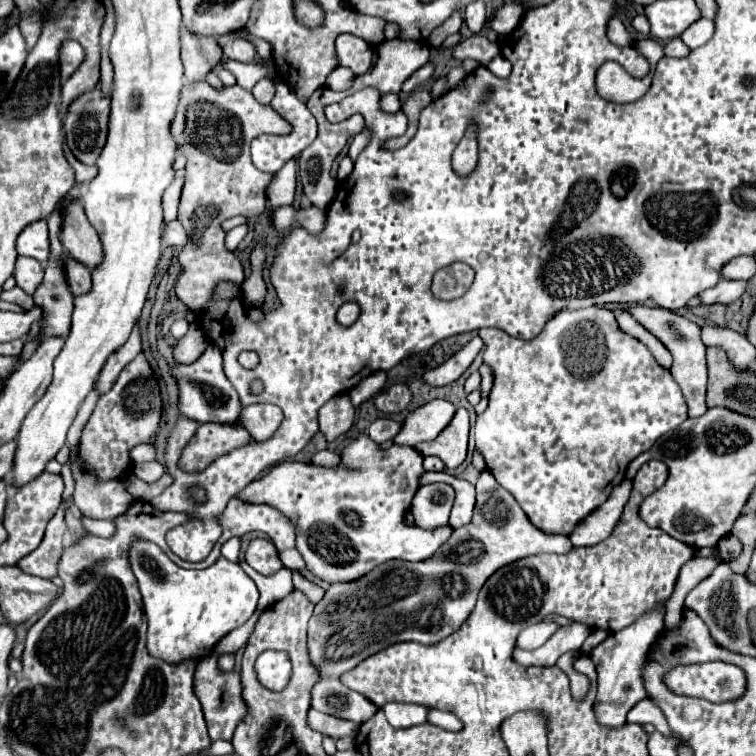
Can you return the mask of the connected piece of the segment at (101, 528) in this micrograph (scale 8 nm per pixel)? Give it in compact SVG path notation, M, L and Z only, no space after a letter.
M85 520L85 526L87 526L87 530L91 532L91 534L95 534L95 536L103 536L103 538L109 538L109 536L113 536L115 534L115 522L111 520L111 522L95 522L95 520Z

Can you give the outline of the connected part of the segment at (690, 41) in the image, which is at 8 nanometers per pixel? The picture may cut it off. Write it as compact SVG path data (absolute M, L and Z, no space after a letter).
M701 18L701 20L697 20L689 30L683 32L681 40L683 40L689 48L699 48L699 46L703 46L707 40L711 40L713 34L715 34L715 24L713 24L713 20Z

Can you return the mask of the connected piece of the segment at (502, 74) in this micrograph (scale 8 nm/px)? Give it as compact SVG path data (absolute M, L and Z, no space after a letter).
M493 58L493 60L487 64L487 68L489 68L495 76L499 76L499 78L507 78L507 76L511 74L511 62L505 60L505 58Z

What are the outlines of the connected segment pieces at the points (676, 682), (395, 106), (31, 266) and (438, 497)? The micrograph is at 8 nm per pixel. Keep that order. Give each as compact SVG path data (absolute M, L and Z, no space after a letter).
M725 662L677 666L665 676L665 684L675 694L705 698L709 702L729 702L745 692L743 670Z
M383 94L381 98L381 108L387 112L397 112L401 108L399 104L399 96L397 94Z
M19 256L13 276L17 280L17 286L23 292L27 292L29 296L33 296L35 290L39 288L39 284L41 284L41 280L43 280L43 264L37 262L37 260Z
M427 484L421 486L413 498L411 512L406 513L404 522L407 525L419 526L423 530L435 530L449 526L449 512L455 500L455 490L449 484Z

